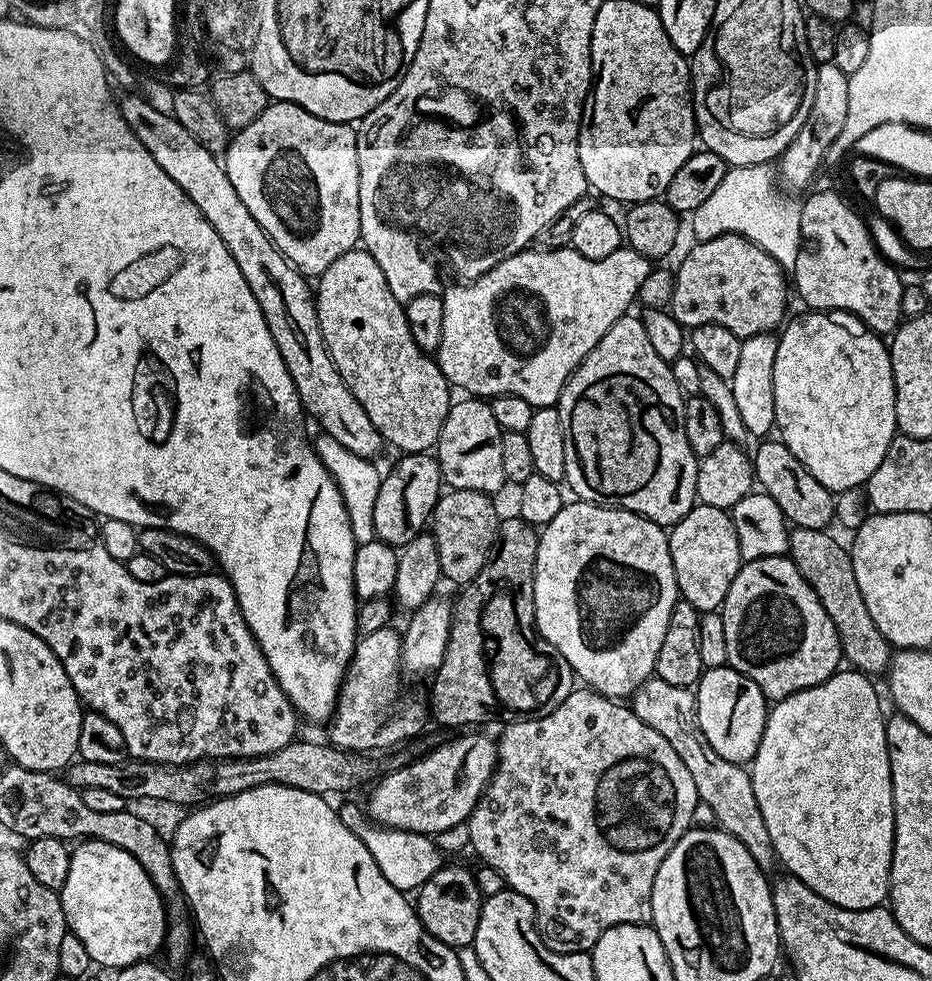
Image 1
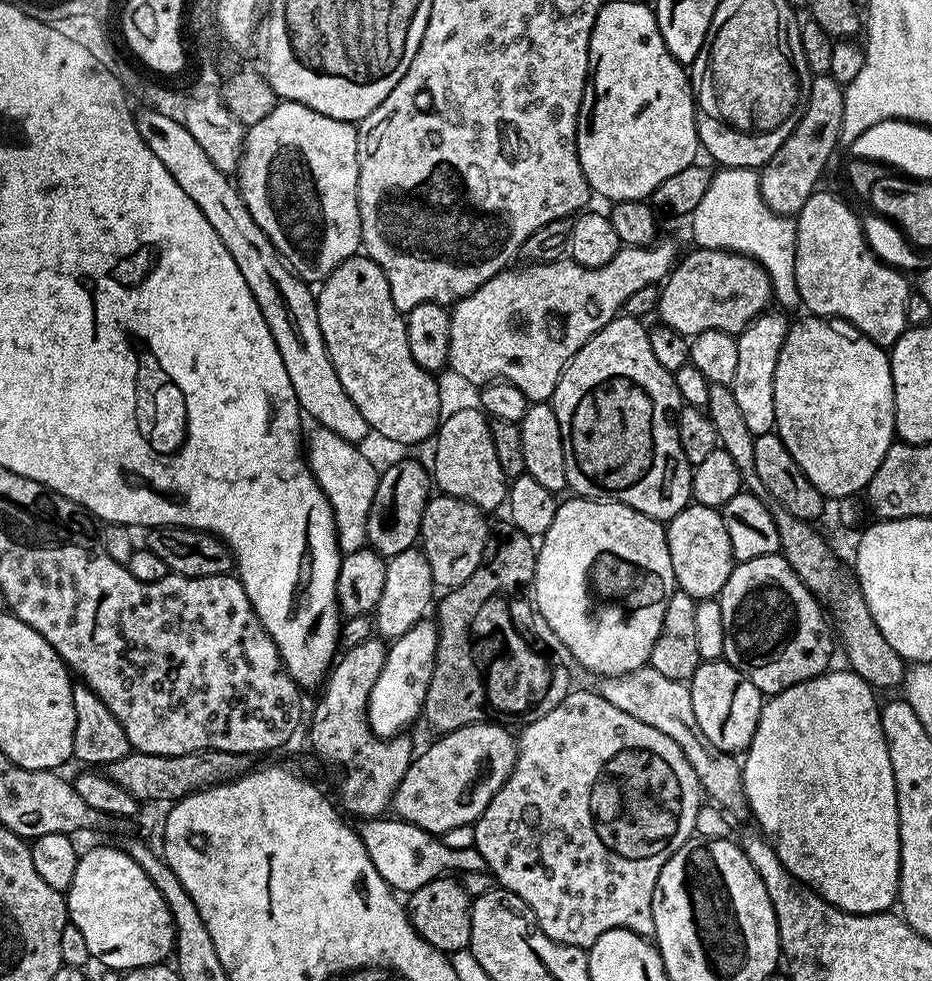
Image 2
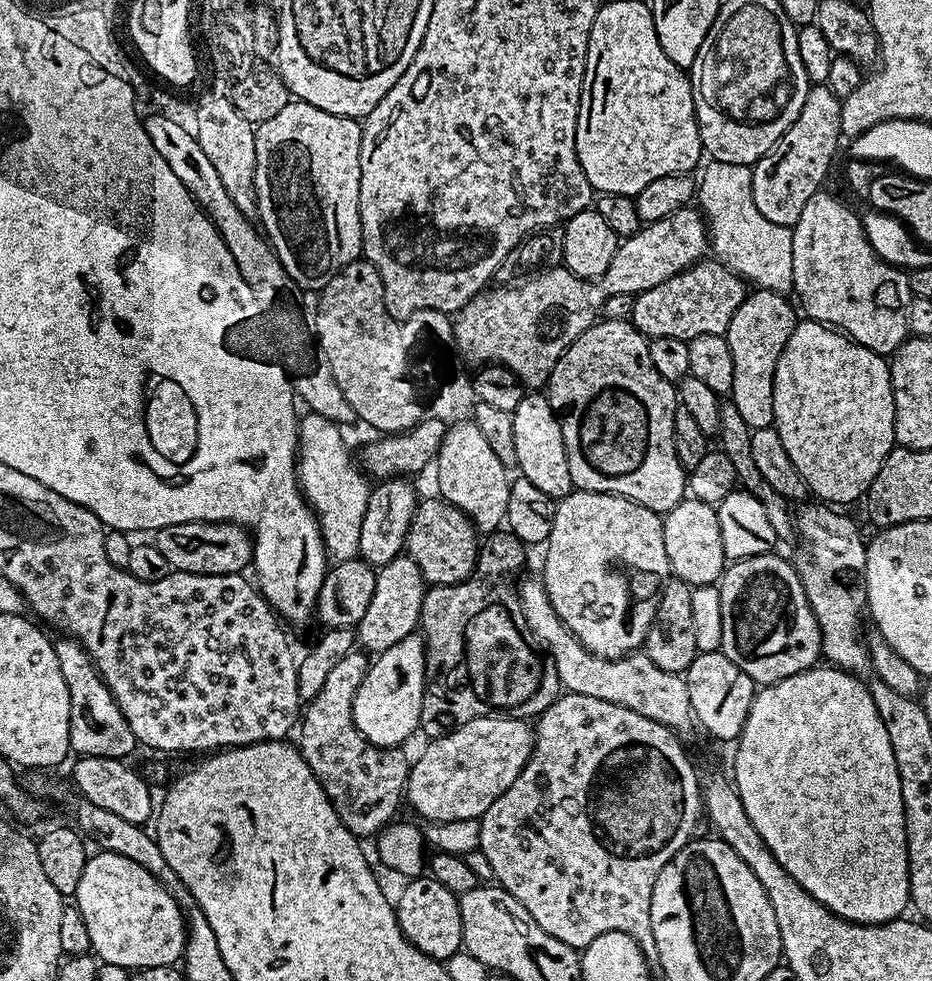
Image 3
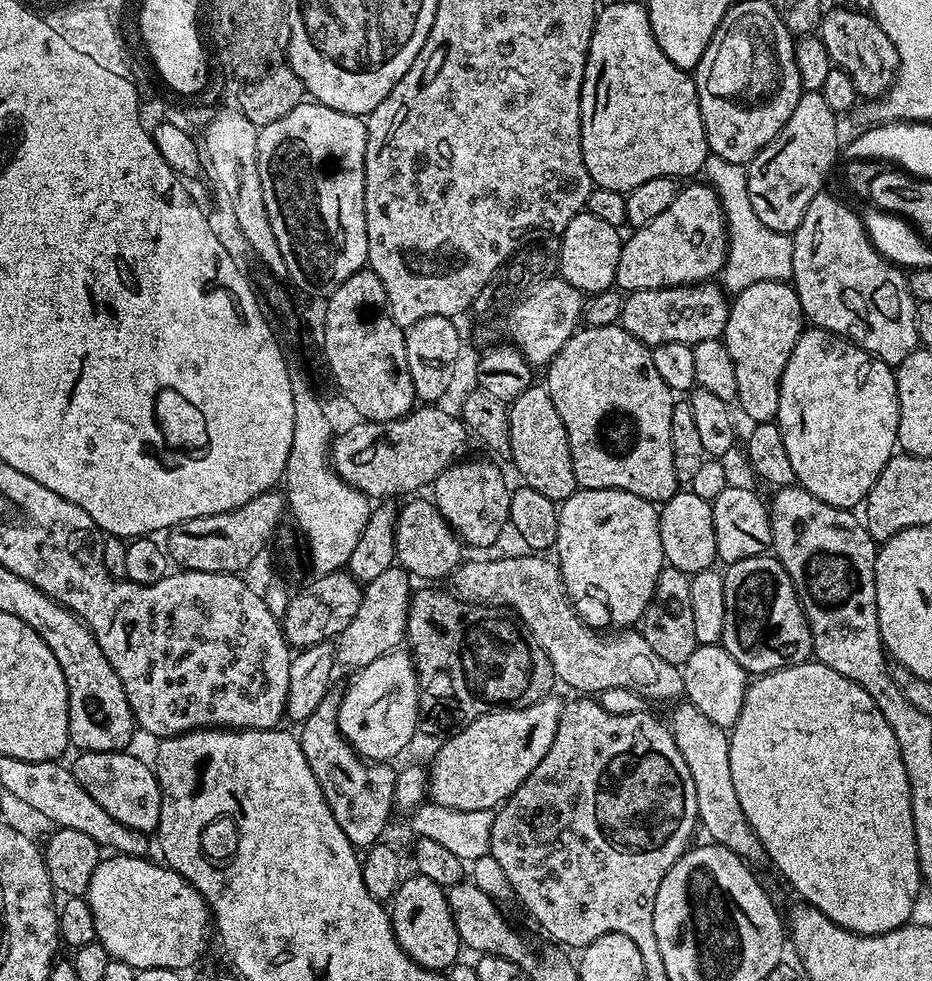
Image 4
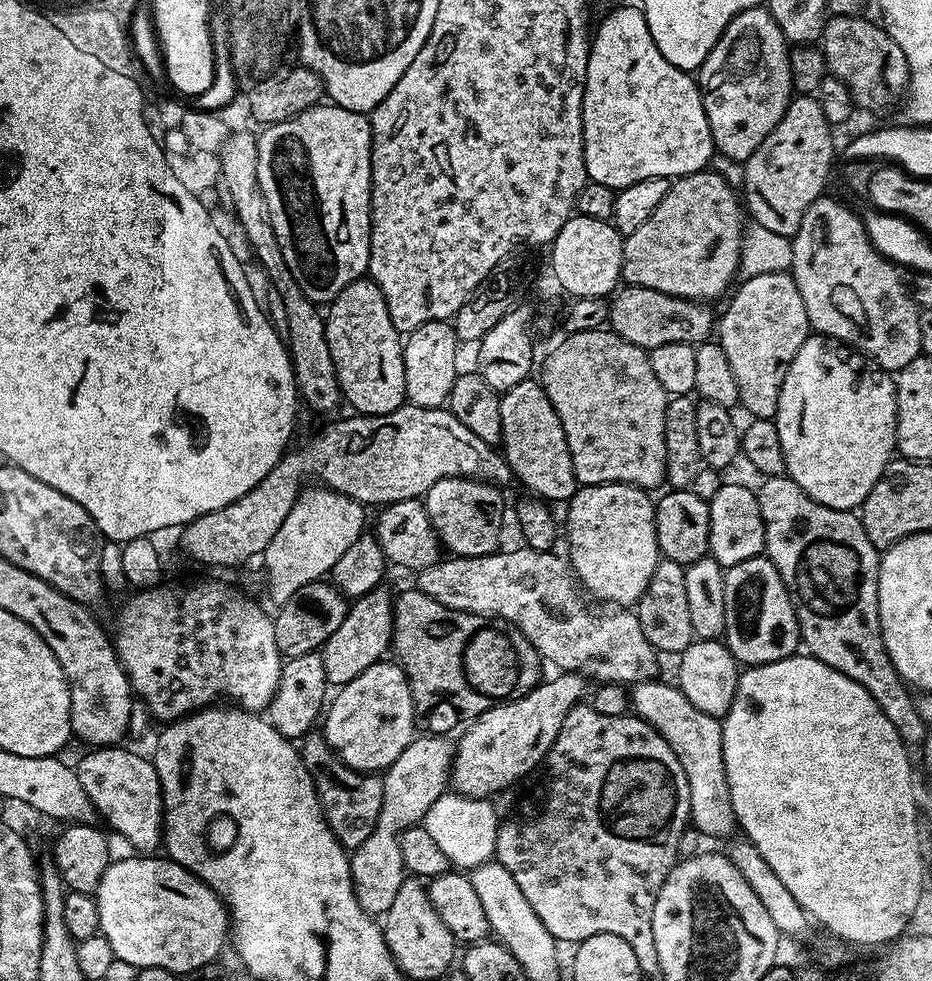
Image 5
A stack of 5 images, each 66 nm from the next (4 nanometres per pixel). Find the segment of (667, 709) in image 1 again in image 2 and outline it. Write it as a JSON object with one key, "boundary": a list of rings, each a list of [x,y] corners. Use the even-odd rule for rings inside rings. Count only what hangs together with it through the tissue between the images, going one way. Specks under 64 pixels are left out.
{"boundary":[[[651,666],[634,670],[625,676],[606,676],[595,685],[594,691],[610,706],[618,706],[630,714],[630,718],[638,718],[638,722],[646,722],[646,726],[654,726],[654,730],[662,730],[686,754],[694,774],[700,779],[703,795],[708,796],[720,808],[728,812],[744,812],[746,801],[744,799],[744,769],[741,761],[731,752],[718,750],[706,734],[702,734],[702,726],[698,726],[698,718],[694,718],[694,702],[692,689],[683,680],[666,678],[658,674]]]}

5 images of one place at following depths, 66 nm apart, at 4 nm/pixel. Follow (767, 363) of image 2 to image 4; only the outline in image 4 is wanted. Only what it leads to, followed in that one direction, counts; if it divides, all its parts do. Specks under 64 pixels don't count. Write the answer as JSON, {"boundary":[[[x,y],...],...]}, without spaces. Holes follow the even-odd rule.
{"boundary":[[[783,280],[754,282],[754,286],[746,286],[746,290],[735,293],[728,309],[728,321],[722,339],[726,350],[730,350],[730,358],[734,358],[734,375],[738,378],[735,403],[740,404],[752,424],[771,424],[775,421],[782,374],[786,370],[786,362],[790,362],[790,350],[794,350],[794,342],[798,342],[805,327],[806,317],[791,283]]]}

